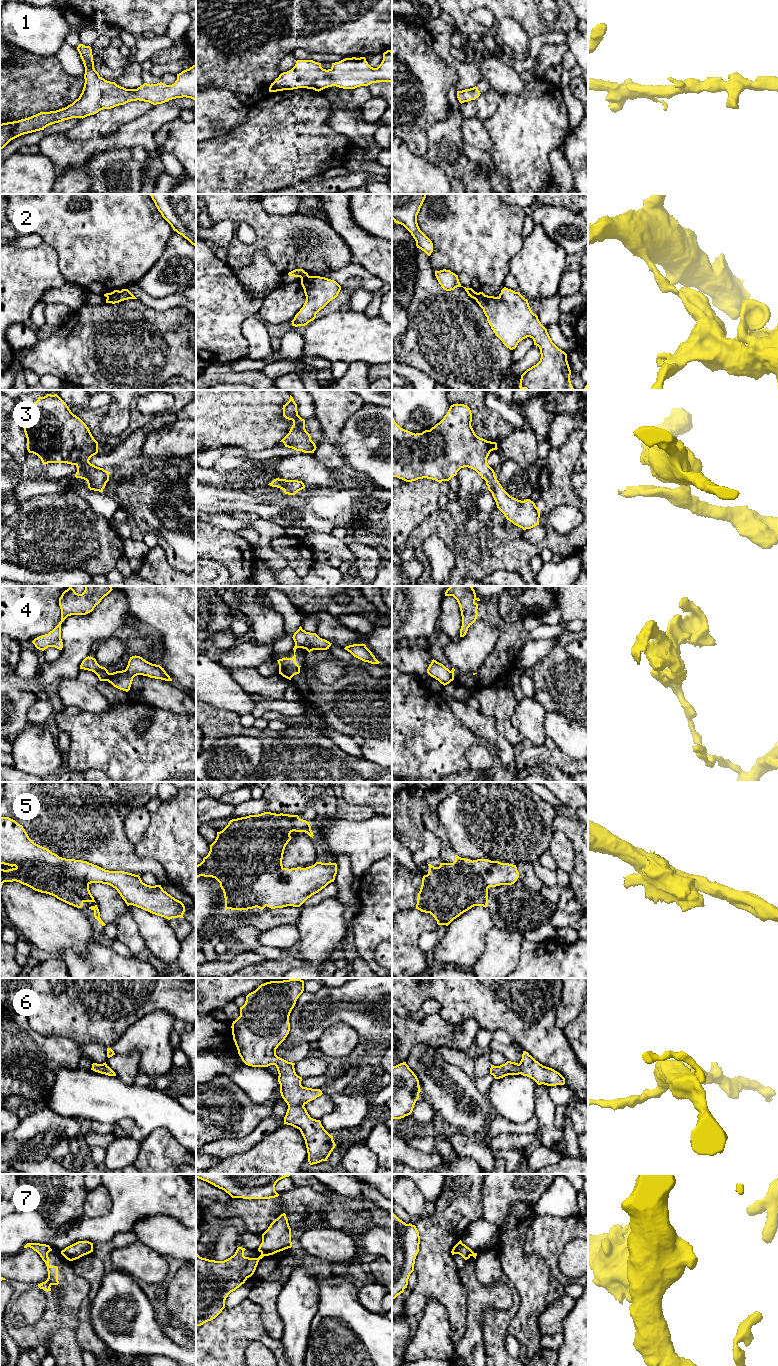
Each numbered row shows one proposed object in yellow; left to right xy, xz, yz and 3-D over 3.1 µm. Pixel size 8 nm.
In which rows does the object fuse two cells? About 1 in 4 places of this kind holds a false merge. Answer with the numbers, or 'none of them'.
2, 4, 7

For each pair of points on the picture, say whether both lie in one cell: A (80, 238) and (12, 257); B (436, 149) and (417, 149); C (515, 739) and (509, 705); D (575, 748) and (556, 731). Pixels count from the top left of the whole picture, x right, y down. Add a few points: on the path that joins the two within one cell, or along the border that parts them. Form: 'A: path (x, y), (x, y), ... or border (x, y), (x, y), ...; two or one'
A: border (43, 241), (57, 253), (60, 268); two
B: border (431, 126), (427, 131), (427, 151), (423, 155); two
C: path (508, 731), (505, 728), (505, 713); one
D: path (570, 743), (561, 734); one

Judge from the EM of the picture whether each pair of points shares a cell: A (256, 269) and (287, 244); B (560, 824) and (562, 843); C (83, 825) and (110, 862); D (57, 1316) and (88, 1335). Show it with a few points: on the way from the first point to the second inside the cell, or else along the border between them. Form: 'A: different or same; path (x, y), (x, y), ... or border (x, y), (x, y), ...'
A: different; border (245, 264), (256, 251), (262, 249), (281, 275)
B: different; border (553, 830), (560, 831), (568, 839), (574, 852)
C: same; path (85, 835), (85, 840), (90, 842), (100, 852)
D: different; border (79, 1305), (75, 1337), (78, 1346), (82, 1350)

